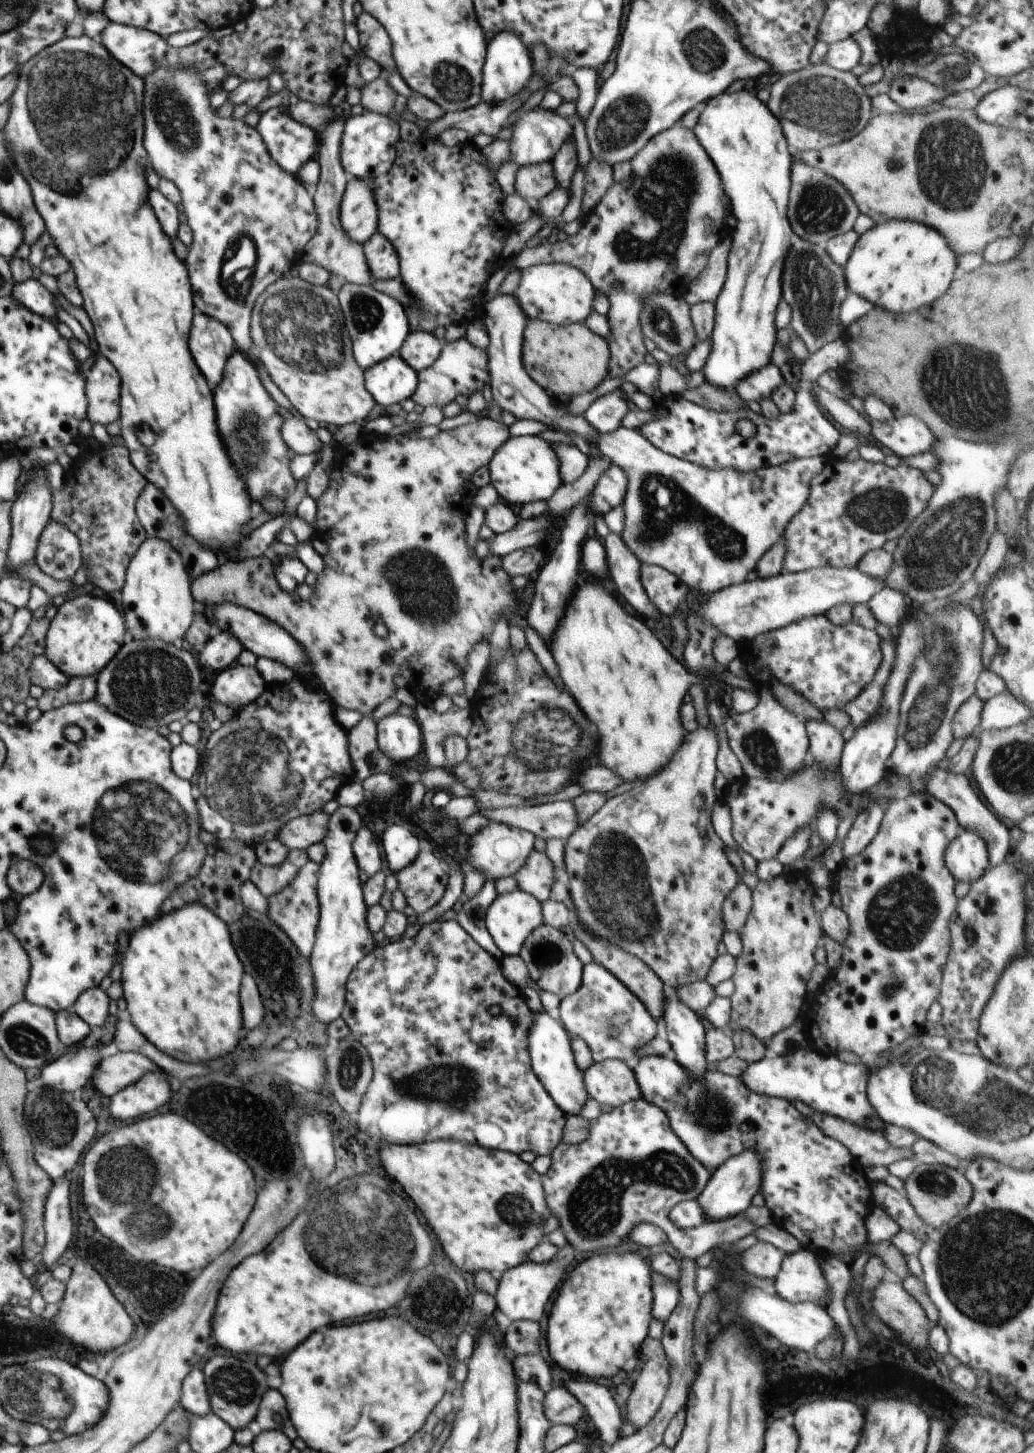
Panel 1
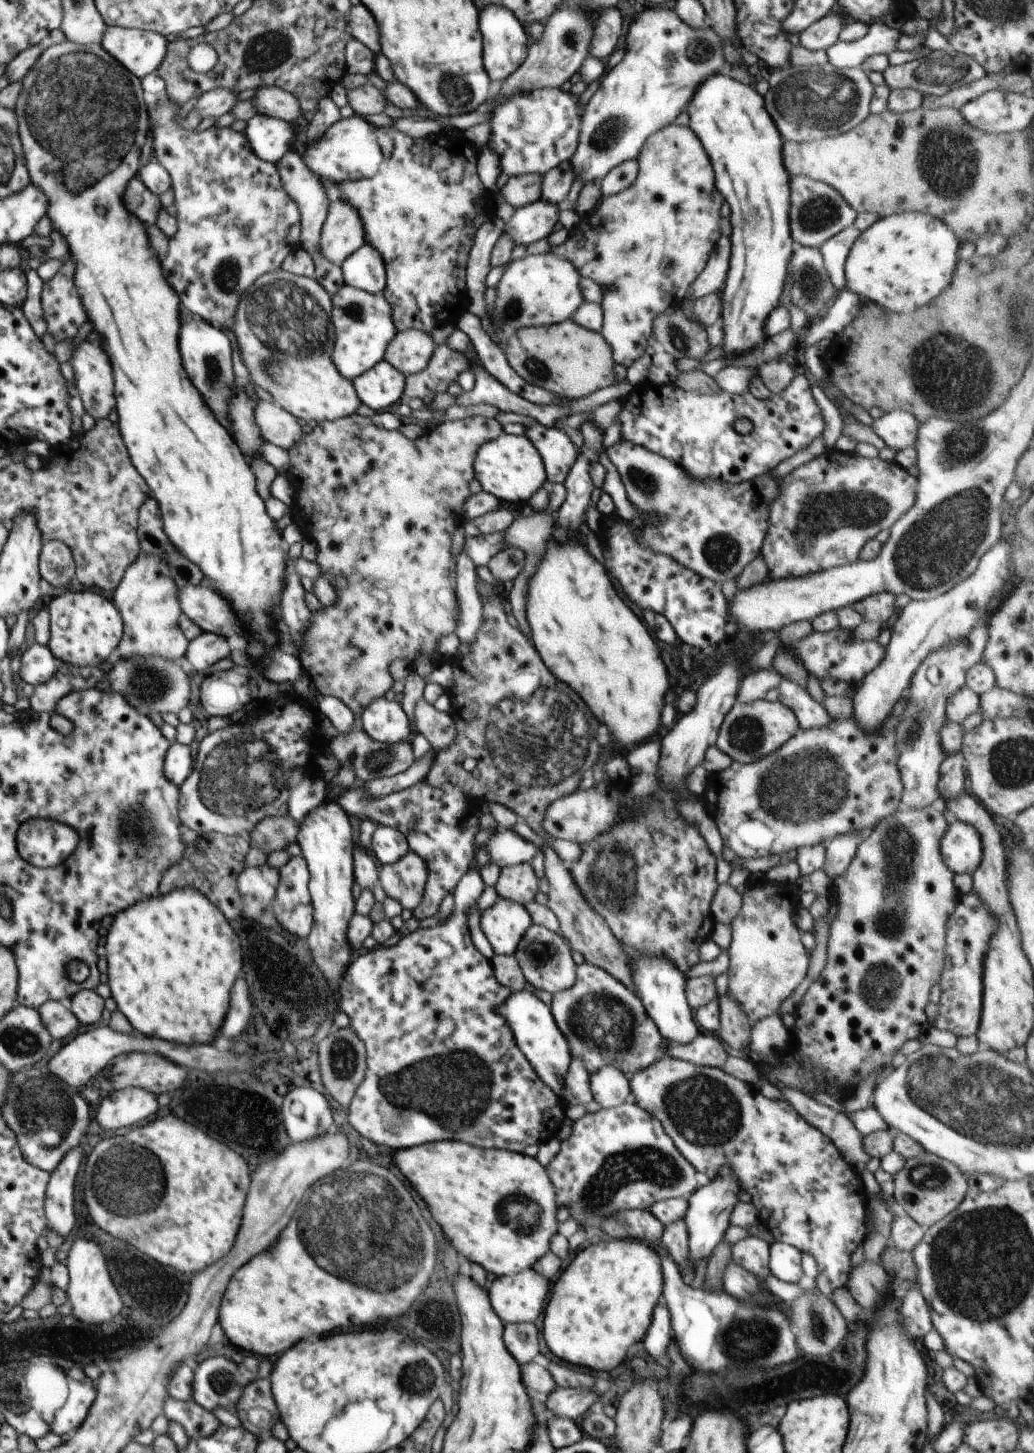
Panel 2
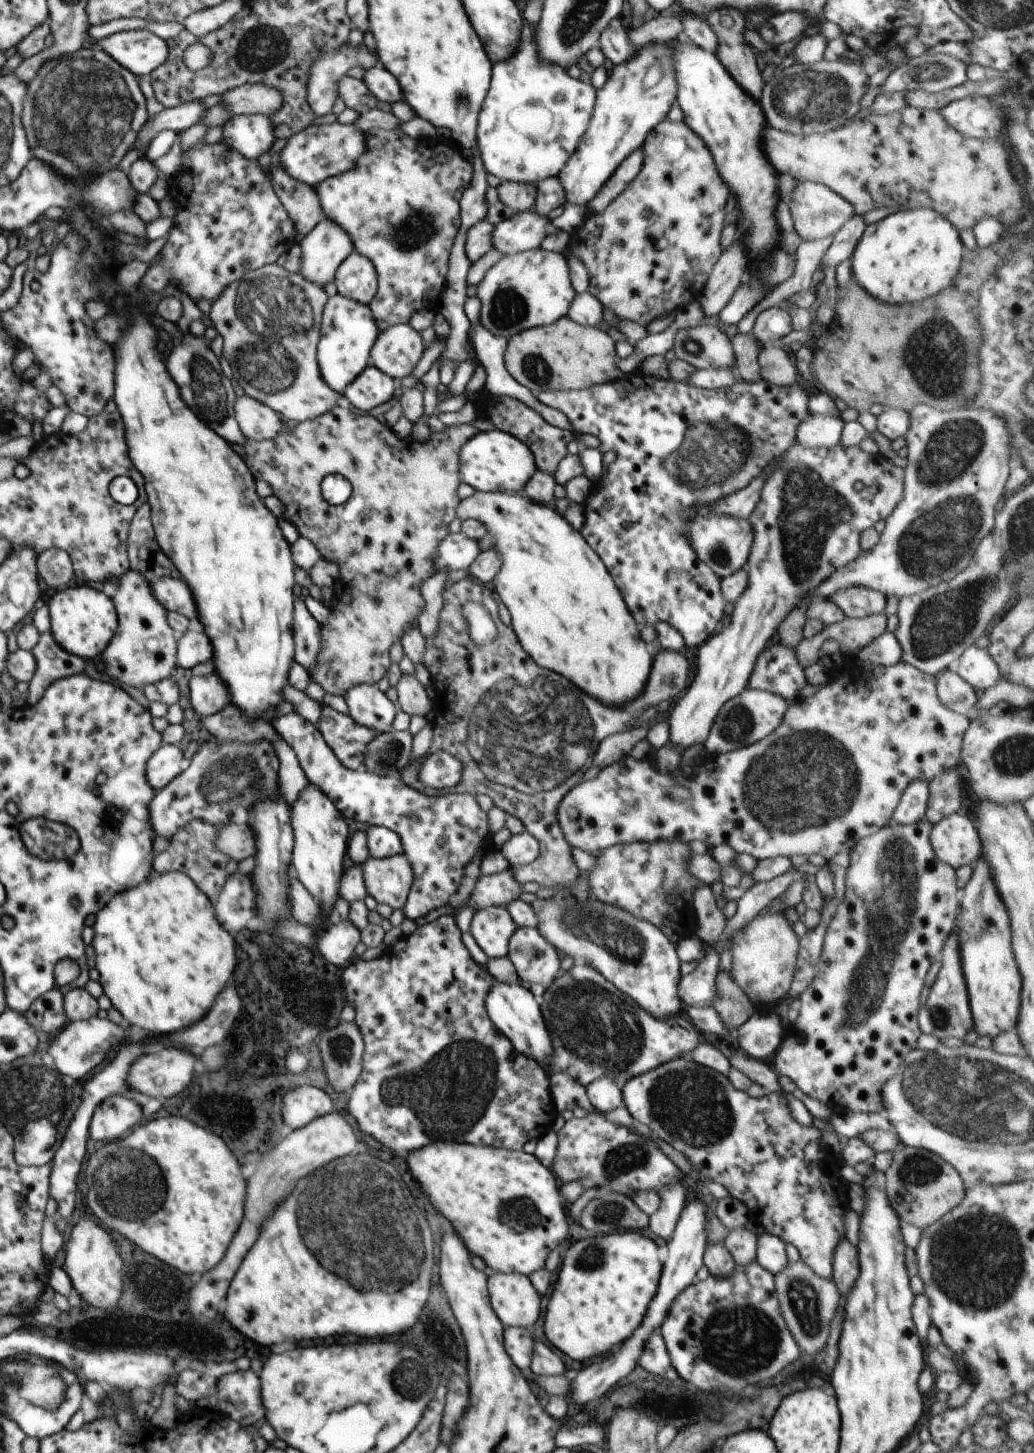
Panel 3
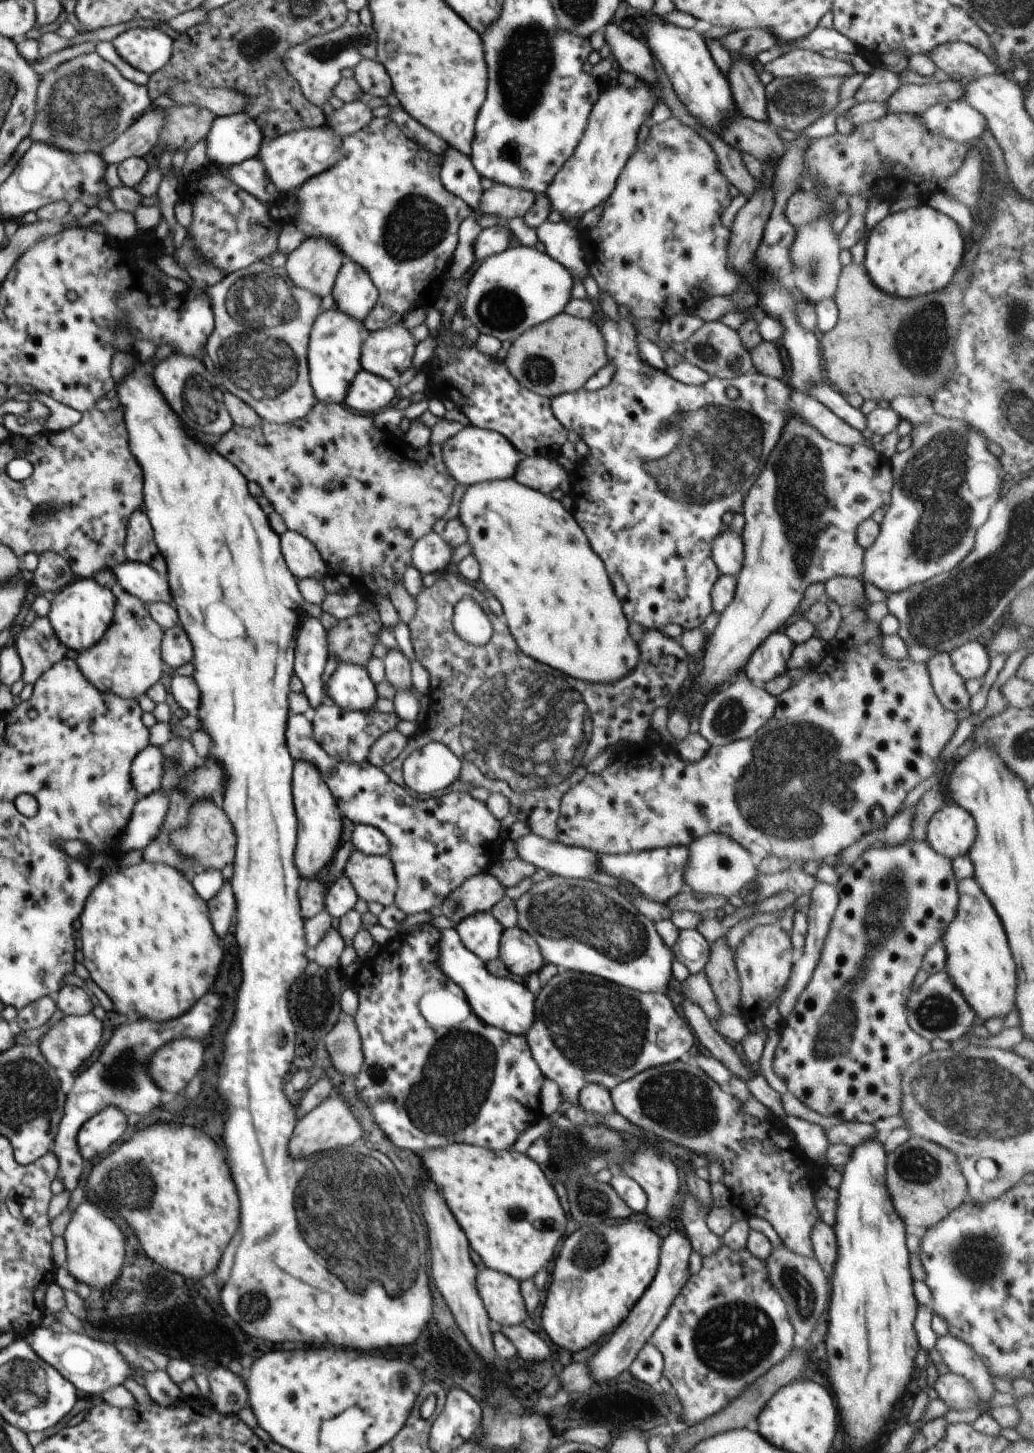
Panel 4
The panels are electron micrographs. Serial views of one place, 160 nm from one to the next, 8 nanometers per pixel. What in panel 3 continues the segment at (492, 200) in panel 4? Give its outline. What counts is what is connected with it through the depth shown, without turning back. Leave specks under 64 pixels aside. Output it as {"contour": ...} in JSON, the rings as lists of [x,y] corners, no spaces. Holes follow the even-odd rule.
{"contour":[[[502,181],[496,187],[496,191],[500,202],[511,208],[515,214],[533,211],[537,198],[537,186],[535,184]]]}

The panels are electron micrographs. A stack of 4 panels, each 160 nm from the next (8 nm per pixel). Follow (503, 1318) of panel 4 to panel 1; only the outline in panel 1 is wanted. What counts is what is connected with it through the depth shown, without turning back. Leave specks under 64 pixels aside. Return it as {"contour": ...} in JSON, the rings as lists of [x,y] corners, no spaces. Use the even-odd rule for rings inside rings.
{"contour":[[[567,1243],[548,1262],[537,1263],[526,1260],[498,1276],[499,1283],[495,1295],[498,1310],[512,1321],[539,1321],[546,1312],[548,1300],[556,1292],[558,1284],[564,1280],[566,1270],[572,1266],[576,1254],[577,1250],[574,1247],[570,1248]]]}

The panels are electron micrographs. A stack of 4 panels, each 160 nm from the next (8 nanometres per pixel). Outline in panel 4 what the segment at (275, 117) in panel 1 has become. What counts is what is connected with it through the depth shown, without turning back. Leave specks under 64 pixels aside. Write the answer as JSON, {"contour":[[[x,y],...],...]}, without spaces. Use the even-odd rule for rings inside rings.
{"contour":[[[246,112],[216,117],[205,137],[210,163],[229,167],[254,158],[262,145],[259,125]]]}

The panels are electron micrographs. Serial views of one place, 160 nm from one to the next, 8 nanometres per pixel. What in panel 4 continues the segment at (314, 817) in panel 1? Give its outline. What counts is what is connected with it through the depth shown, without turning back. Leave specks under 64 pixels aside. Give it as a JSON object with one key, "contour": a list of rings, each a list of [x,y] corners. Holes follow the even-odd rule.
{"contour":[[[214,801],[192,802],[188,808],[188,814],[187,826],[171,832],[171,841],[179,856],[182,855],[197,866],[194,871],[184,873],[184,876],[190,881],[196,870],[222,869],[224,866],[232,864],[234,852],[236,852],[236,834],[234,834],[232,822]]]}

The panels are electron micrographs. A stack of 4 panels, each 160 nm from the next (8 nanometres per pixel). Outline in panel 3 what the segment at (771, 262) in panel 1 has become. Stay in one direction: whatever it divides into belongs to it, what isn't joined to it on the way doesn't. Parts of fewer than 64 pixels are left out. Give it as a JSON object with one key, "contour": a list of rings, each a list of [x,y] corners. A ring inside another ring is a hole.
{"contour":[[[680,38],[667,44],[672,48],[676,72],[676,100],[684,113],[683,122],[704,140],[730,193],[736,194],[738,230],[744,238],[751,264],[764,260],[778,244],[780,228],[776,219],[779,204],[777,171],[762,152],[762,134],[767,126],[761,105],[732,79],[714,53]]]}

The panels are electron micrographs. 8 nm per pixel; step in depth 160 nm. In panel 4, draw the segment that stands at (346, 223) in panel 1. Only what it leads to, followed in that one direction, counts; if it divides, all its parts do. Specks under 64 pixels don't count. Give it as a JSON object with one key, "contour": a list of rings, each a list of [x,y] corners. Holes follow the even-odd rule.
{"contour":[[[306,237],[287,256],[284,267],[297,287],[324,298],[333,291],[338,271],[345,260],[345,254],[330,239]]]}

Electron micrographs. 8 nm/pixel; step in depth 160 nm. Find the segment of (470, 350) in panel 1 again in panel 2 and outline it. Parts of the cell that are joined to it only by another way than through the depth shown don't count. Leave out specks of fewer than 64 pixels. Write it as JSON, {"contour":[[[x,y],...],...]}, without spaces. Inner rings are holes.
{"contour":[[[447,344],[437,345],[432,358],[422,372],[406,377],[405,392],[410,398],[426,398],[447,392],[451,382],[456,382],[464,370],[471,372],[464,353],[451,349]]]}

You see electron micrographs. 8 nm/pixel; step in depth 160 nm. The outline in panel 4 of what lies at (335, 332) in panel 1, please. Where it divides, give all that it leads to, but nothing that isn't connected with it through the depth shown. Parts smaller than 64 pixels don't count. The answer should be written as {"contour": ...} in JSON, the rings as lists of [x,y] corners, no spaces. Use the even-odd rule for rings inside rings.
{"contour":[[[263,261],[228,273],[220,282],[207,287],[206,293],[215,318],[215,327],[208,337],[206,349],[222,388],[239,396],[264,421],[286,424],[306,417],[318,402],[309,379],[307,348],[314,321],[323,311],[321,298],[297,287],[285,267],[275,267]]]}

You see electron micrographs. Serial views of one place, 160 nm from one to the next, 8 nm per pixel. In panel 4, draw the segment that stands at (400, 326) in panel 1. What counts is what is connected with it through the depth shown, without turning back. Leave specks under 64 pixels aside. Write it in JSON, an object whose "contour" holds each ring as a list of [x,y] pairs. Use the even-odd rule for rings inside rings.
{"contour":[[[336,306],[322,311],[314,321],[307,348],[309,379],[321,403],[343,404],[354,377],[362,369],[361,350],[366,330],[363,322]]]}

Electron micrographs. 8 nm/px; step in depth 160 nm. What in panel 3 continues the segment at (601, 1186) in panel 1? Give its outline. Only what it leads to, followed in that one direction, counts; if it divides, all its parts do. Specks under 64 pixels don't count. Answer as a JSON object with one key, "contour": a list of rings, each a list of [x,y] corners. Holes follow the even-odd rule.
{"contour":[[[593,1112],[584,1118],[570,1118],[566,1120],[564,1127],[557,1133],[558,1147],[555,1160],[552,1164],[554,1174],[564,1183],[583,1182],[585,1189],[593,1186],[602,1186],[611,1192],[619,1194],[632,1194],[638,1190],[657,1192],[668,1184],[680,1182],[684,1178],[684,1172],[662,1152],[654,1140],[648,1140],[646,1136],[632,1132],[626,1126],[614,1124],[604,1116],[604,1113]]]}

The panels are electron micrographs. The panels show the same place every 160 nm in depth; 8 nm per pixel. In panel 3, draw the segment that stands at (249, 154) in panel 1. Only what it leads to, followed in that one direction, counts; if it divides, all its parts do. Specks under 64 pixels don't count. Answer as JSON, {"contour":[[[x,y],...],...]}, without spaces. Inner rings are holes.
{"contour":[[[201,140],[186,153],[182,154],[179,166],[190,176],[176,176],[180,182],[180,200],[198,200],[182,202],[184,210],[174,216],[174,224],[168,232],[168,240],[160,252],[160,257],[146,272],[142,282],[154,290],[162,292],[168,284],[188,294],[192,301],[214,301],[228,284],[240,280],[248,270],[257,270],[268,264],[277,263],[284,252],[295,246],[297,230],[290,220],[282,202],[274,192],[269,173],[265,173],[257,160],[246,160],[244,156],[228,148],[224,142],[204,144]]]}

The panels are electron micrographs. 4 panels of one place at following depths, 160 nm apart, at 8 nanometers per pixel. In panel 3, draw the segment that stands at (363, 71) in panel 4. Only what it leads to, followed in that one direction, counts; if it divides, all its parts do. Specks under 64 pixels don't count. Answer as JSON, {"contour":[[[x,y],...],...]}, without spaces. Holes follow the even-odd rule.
{"contour":[[[381,65],[368,68],[362,80],[366,84],[368,91],[380,101],[388,102],[392,105],[403,100],[398,80]]]}

